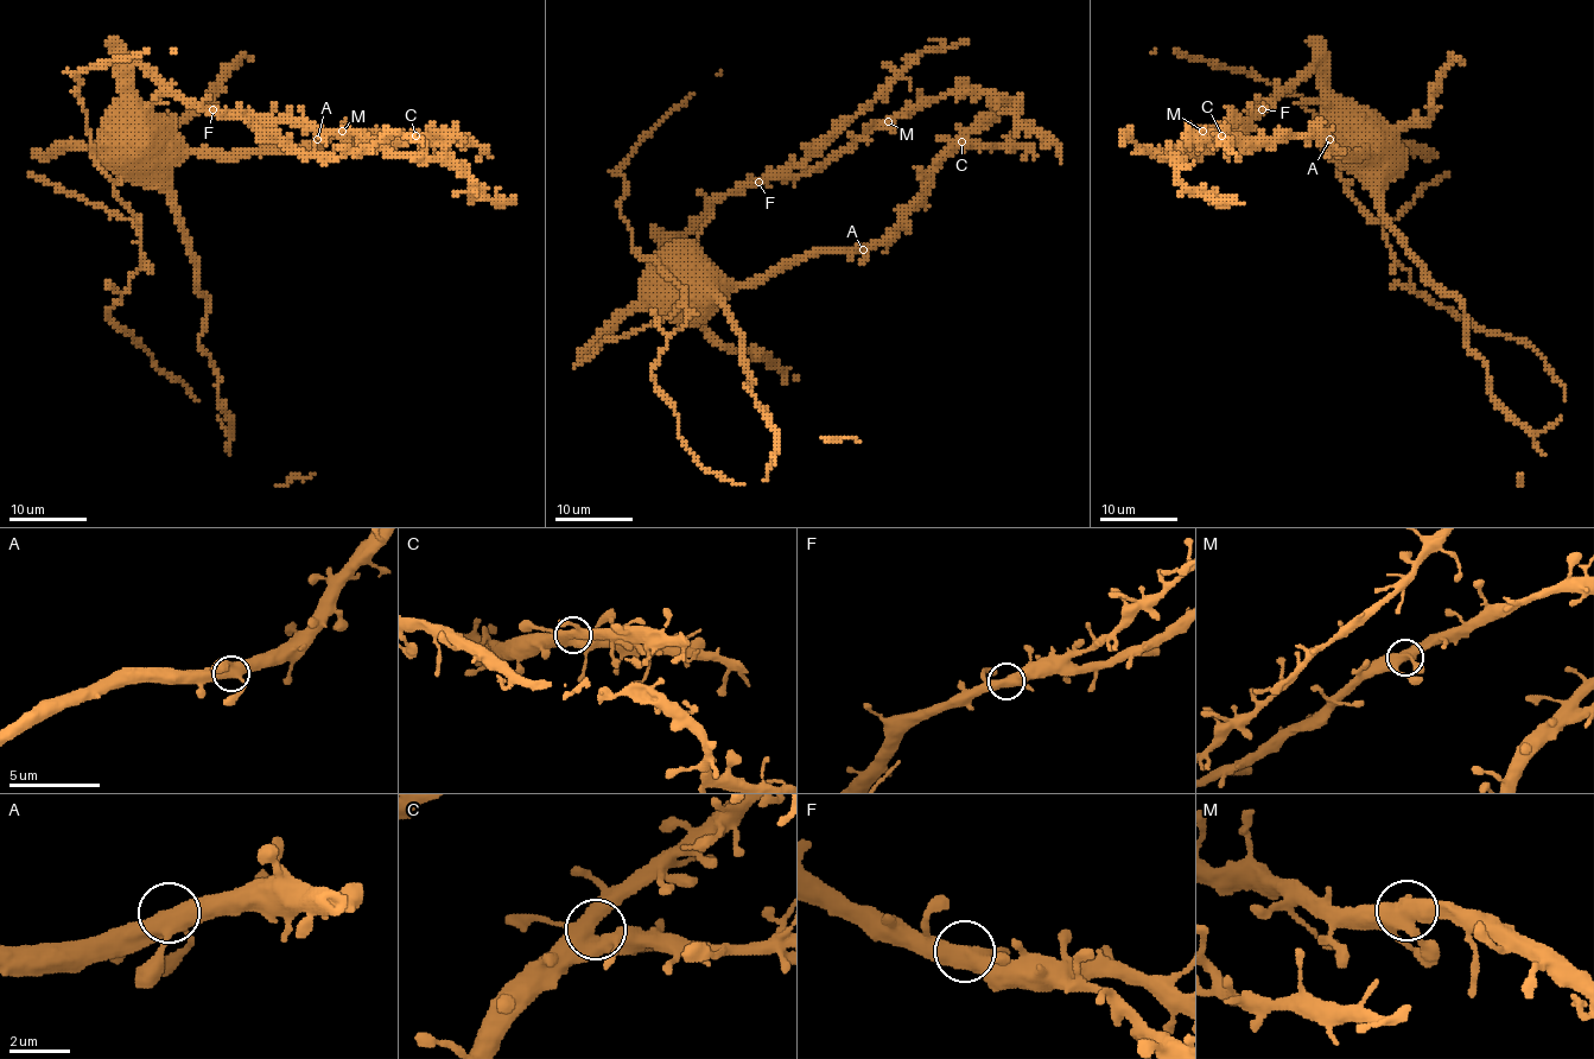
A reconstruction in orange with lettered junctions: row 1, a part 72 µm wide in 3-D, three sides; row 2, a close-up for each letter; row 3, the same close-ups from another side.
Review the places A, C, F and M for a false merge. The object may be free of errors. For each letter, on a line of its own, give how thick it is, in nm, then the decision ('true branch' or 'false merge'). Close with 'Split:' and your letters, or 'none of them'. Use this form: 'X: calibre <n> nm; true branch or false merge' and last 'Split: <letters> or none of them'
A: calibre 480 nm; true branch
C: calibre 500 nm; true branch
F: calibre 480 nm; true branch
M: calibre 480 nm; true branch
Split: none of them

